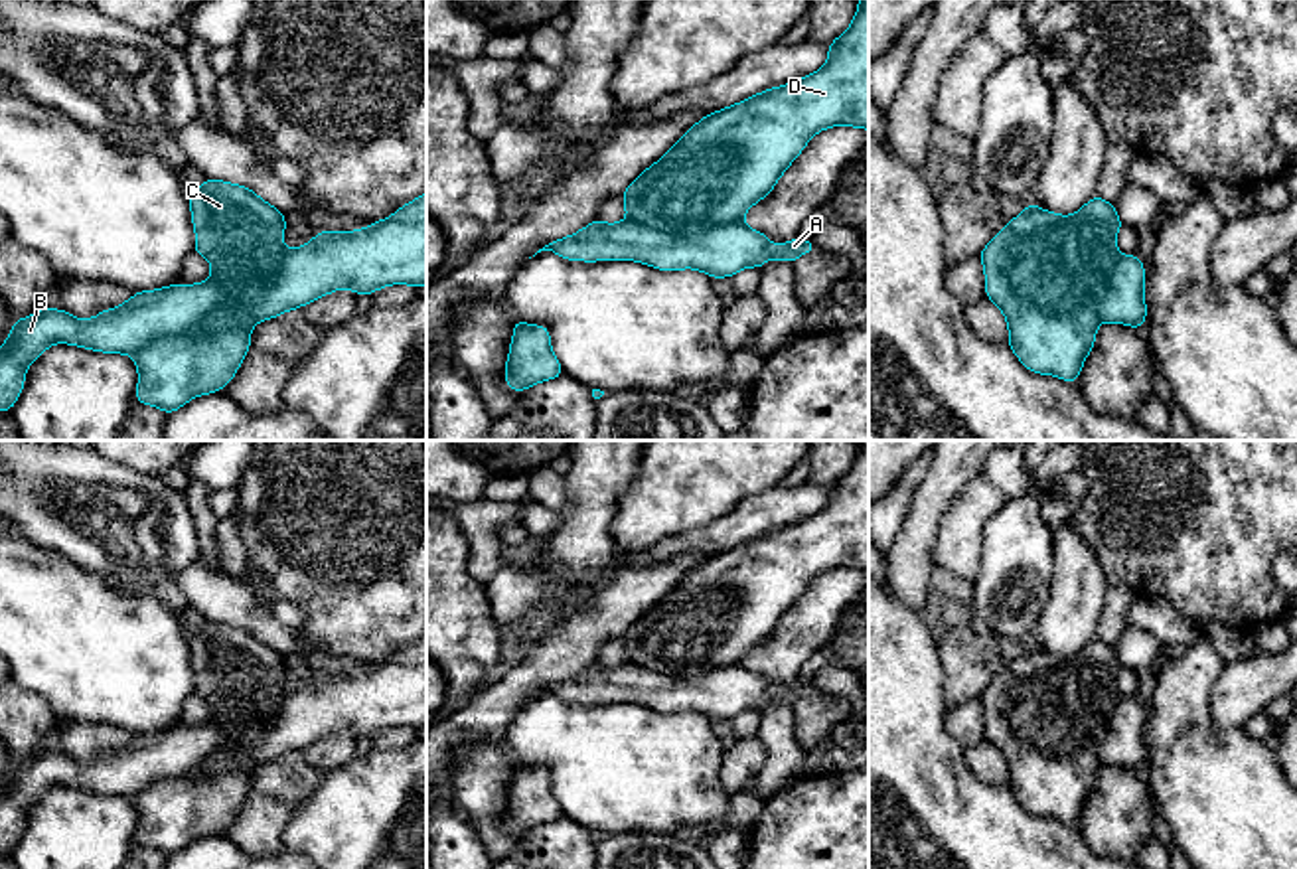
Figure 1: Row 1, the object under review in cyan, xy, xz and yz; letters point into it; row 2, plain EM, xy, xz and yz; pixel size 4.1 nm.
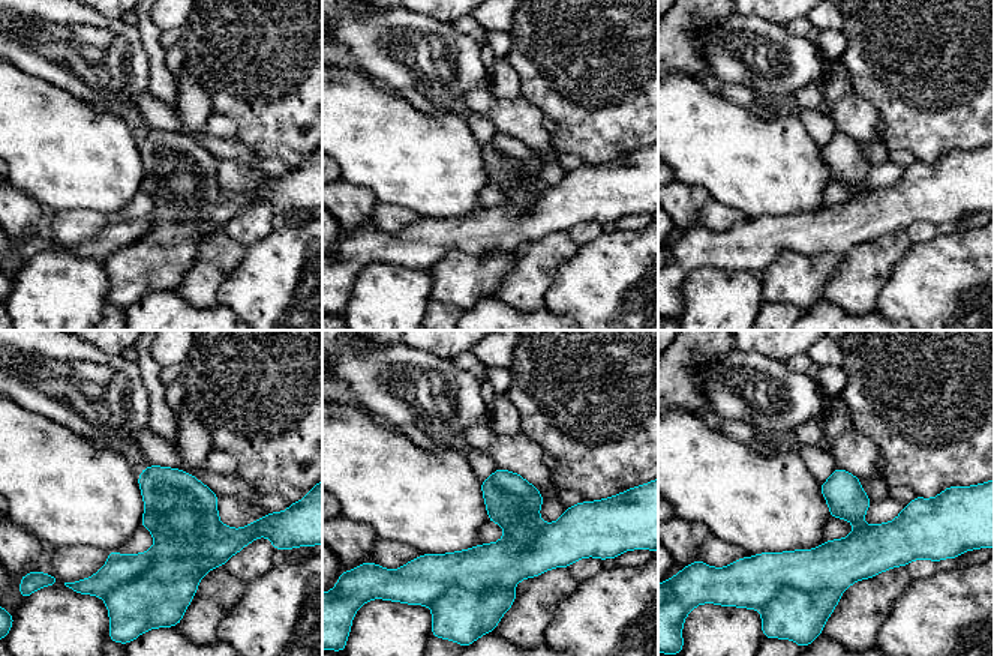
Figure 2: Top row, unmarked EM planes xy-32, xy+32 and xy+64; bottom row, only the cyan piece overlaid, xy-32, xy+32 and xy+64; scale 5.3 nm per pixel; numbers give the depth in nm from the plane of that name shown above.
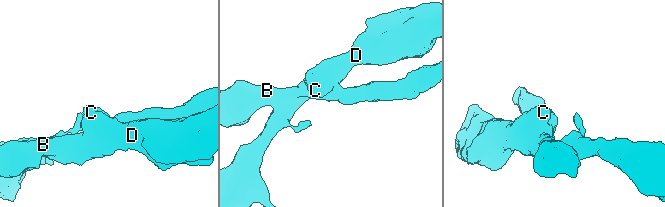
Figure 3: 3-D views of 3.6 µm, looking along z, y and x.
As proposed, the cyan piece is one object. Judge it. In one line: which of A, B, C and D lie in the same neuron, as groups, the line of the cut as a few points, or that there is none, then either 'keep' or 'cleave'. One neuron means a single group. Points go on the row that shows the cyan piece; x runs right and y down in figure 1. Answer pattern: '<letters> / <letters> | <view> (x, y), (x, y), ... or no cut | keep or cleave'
A B / C D | xy (255, 320), (229, 324), (220, 313), (133, 354) | cleave

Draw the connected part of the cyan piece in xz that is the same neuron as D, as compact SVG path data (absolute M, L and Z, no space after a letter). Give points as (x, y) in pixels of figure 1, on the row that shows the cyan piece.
M859 0L851 26L829 43L821 69L782 87L764 89L742 103L709 113L693 124L655 164L646 168L622 194L628 219L659 233L697 237L709 227L738 221L764 199L780 176L807 146L809 138L829 126L857 126L869 130L869 0Z

